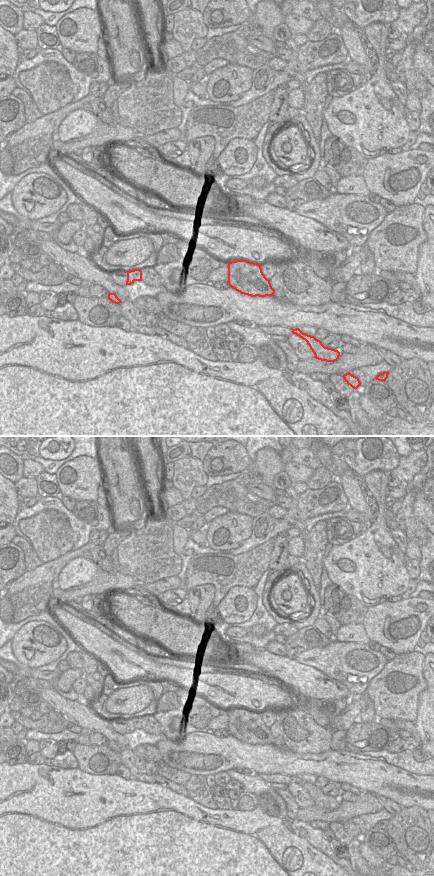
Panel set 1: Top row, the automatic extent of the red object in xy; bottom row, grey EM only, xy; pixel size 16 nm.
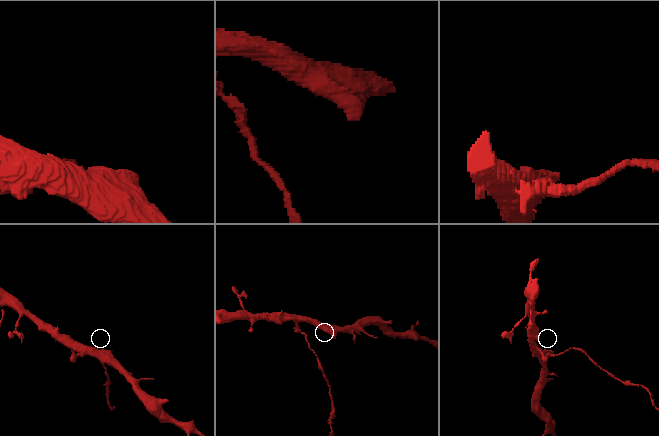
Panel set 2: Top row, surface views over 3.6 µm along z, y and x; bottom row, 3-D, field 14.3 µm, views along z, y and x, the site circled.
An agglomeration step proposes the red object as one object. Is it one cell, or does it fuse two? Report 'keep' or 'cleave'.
cleave

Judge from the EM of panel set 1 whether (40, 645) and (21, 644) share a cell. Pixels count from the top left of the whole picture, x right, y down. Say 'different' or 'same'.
same

